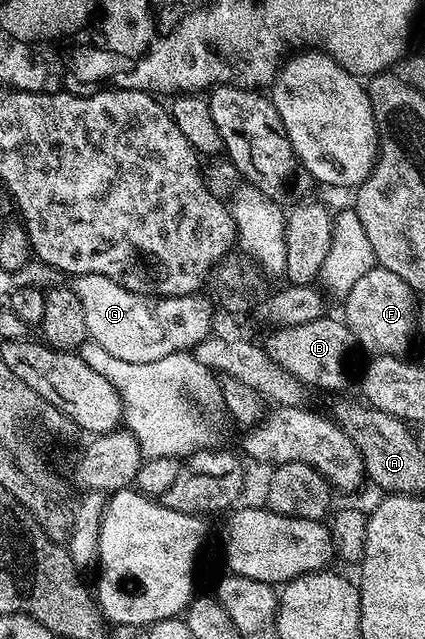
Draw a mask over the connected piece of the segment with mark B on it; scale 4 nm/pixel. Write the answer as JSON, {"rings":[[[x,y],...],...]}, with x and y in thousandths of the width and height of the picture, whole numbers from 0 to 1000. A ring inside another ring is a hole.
{"rings":[[[765,493],[729,505],[649,512],[638,520],[640,523],[626,531],[619,529],[616,534],[624,549],[635,556],[635,562],[645,562],[645,568],[654,568],[673,581],[689,584],[718,606],[734,607],[734,603],[744,609],[809,609],[816,606],[819,557],[826,556],[828,546],[833,548],[833,535],[828,521],[807,501],[788,502],[779,493]]]}

